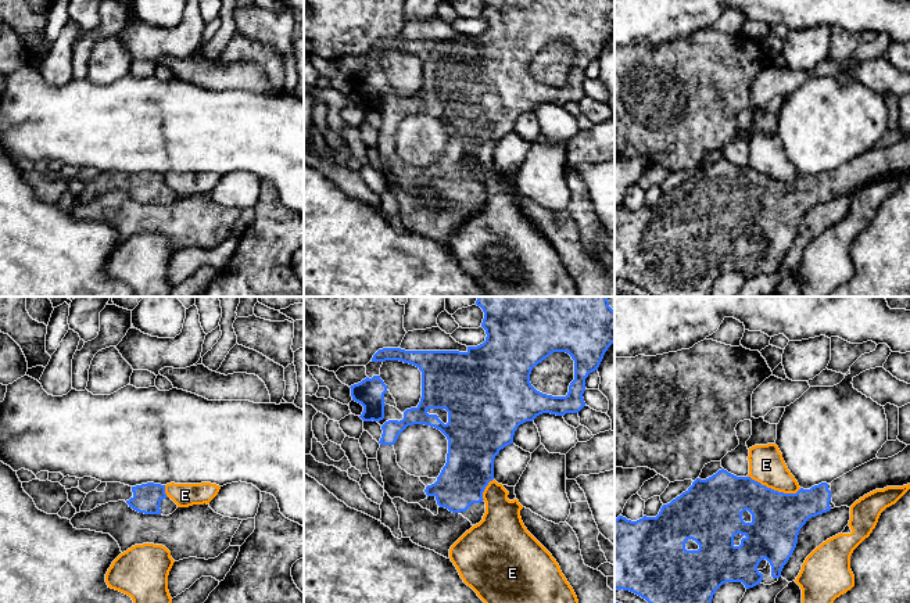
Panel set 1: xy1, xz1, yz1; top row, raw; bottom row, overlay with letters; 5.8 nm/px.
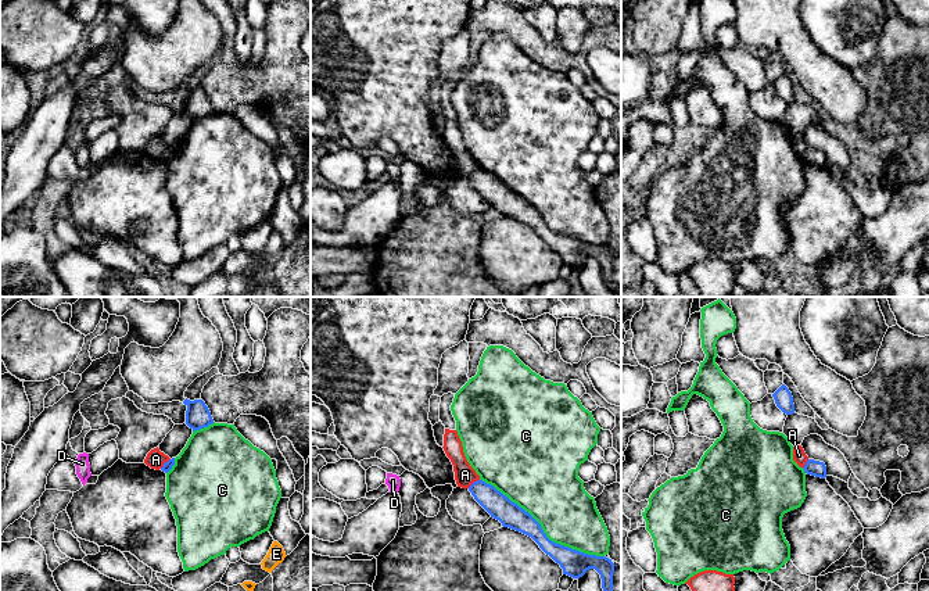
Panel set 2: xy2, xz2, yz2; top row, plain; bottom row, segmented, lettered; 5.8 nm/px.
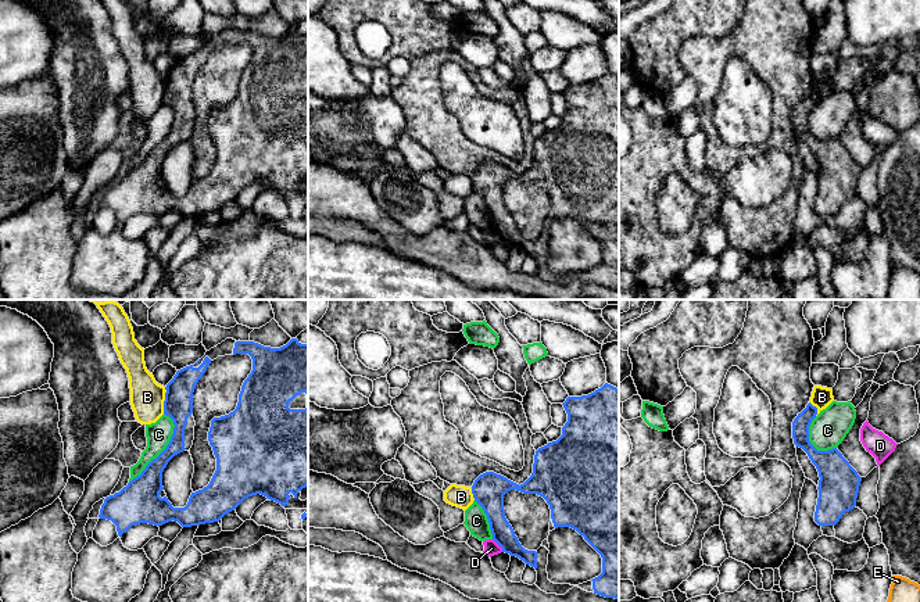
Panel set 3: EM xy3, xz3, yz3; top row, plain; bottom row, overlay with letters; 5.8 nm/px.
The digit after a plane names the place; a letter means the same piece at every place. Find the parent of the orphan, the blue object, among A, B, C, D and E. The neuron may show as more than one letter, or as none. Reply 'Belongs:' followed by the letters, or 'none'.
Belongs: none

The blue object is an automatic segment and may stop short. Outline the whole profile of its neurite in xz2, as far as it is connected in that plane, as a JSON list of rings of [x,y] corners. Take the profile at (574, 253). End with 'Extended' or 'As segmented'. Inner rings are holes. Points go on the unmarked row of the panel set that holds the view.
[[[483,169],[474,171],[469,180],[491,207],[499,209],[503,216],[531,226],[546,244],[560,254],[563,264],[580,268],[587,259],[595,258],[600,264],[602,277],[606,284],[613,283],[614,252],[611,248],[588,244],[550,230],[541,214],[528,201]]]. As segmented

